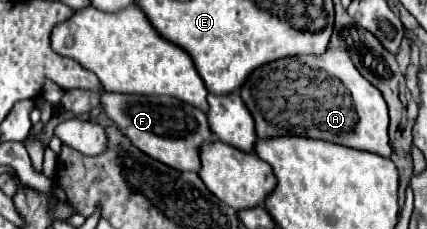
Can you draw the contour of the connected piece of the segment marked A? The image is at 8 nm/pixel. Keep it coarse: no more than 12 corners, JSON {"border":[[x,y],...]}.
{"border":[[345,49],[257,67],[259,137],[391,155],[387,105]]}

